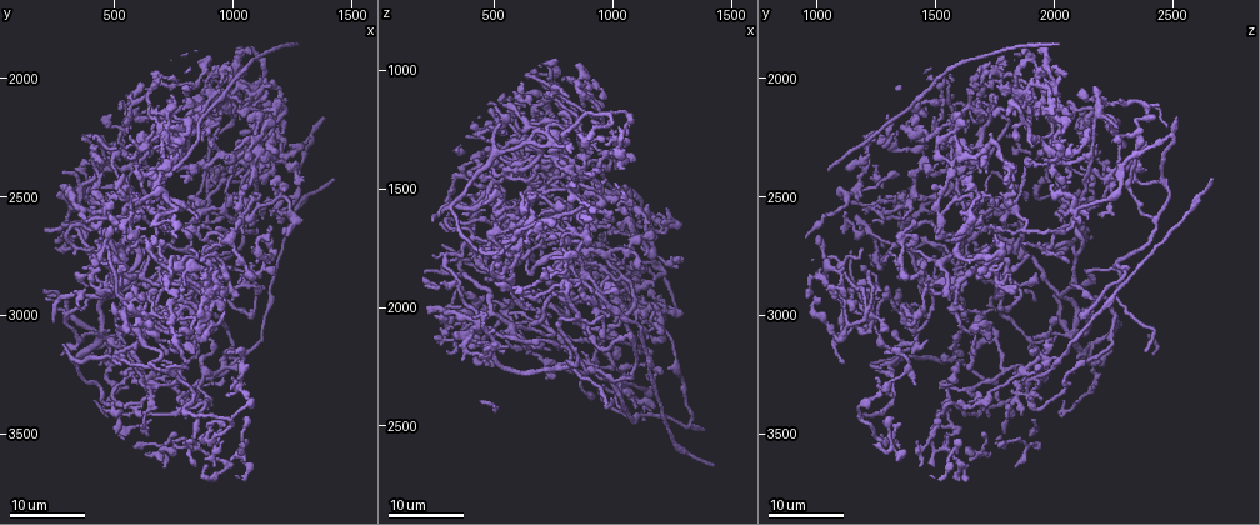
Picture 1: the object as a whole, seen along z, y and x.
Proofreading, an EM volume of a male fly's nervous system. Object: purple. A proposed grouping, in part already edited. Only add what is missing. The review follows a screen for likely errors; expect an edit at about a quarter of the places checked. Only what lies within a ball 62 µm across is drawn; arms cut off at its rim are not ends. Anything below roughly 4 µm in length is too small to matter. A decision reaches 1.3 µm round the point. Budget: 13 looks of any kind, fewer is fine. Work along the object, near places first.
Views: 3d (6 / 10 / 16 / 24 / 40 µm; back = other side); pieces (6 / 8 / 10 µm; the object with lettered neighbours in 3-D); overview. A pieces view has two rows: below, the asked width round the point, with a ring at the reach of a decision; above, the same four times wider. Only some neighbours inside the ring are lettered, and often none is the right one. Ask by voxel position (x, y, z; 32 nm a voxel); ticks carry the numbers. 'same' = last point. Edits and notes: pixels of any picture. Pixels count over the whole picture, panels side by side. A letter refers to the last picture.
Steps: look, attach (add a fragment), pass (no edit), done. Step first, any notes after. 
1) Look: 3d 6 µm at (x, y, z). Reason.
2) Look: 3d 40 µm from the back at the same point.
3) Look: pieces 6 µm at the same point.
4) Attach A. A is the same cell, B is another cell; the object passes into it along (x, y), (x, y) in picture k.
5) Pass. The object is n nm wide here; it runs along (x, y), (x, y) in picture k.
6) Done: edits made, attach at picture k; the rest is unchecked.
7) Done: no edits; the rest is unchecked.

Look: 3d 24 µm at (690, 2830, 2160). An open end.

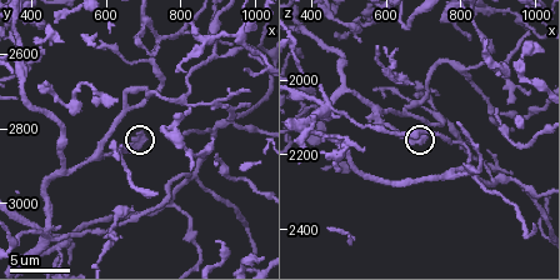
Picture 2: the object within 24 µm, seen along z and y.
Look: pieces 6 µm at (710, 2830, 2150).

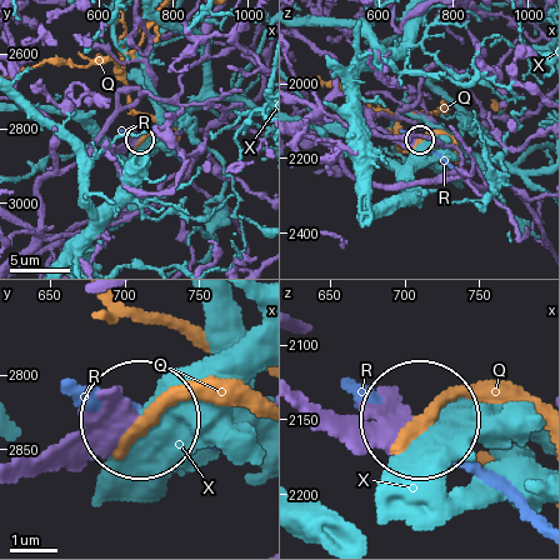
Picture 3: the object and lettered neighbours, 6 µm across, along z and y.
Pass. Q, R and X are other cells; it runs along (303, 395), (351, 419), (419, 419) in picture 3; no lettered fragment goes on from it.

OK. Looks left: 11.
Look: 3d 24 µm at (1060, 2530, 1750). Thin end.

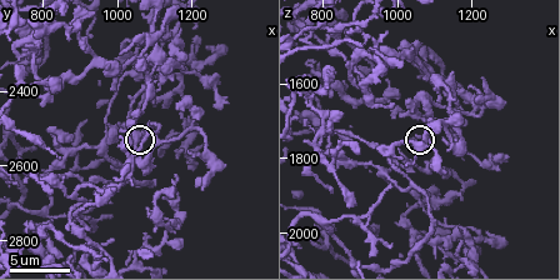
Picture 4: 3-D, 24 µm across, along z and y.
Look: pieces 10 µm at the same point.

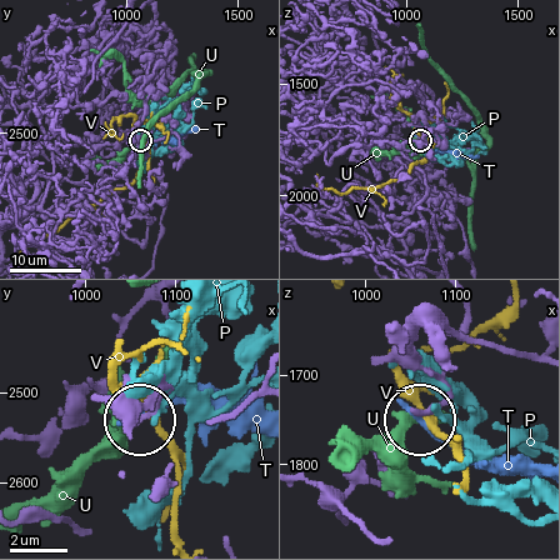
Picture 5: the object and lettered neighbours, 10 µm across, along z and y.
Pass. P, T, U and V are other cells; no lettered fragment goes on from it.

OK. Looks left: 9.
Look: 3d 6 µm at (840, 2370, 1480). Thick end.

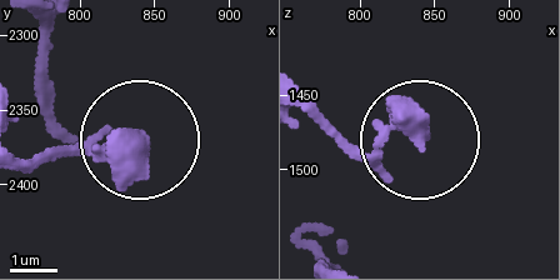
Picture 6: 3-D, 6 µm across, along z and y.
Look: pieces 10 µm at (842, 2372, 1474).

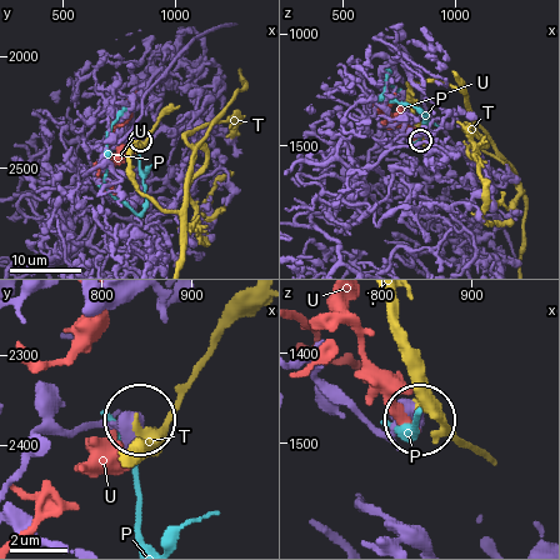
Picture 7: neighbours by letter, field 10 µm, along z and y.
Pass. P, T and U are other cells; none of them fits.

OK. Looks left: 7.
Look: 3d 16 µm at (1200, 2150, 1960). An open end.

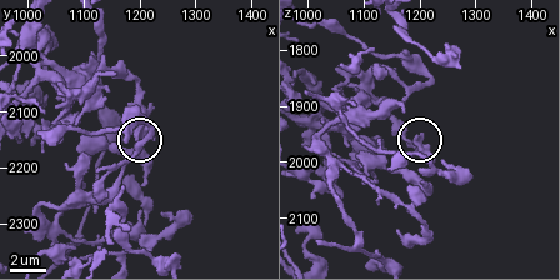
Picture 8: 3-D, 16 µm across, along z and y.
Look: pieces 8 µm at (1195, 2140, 1955).

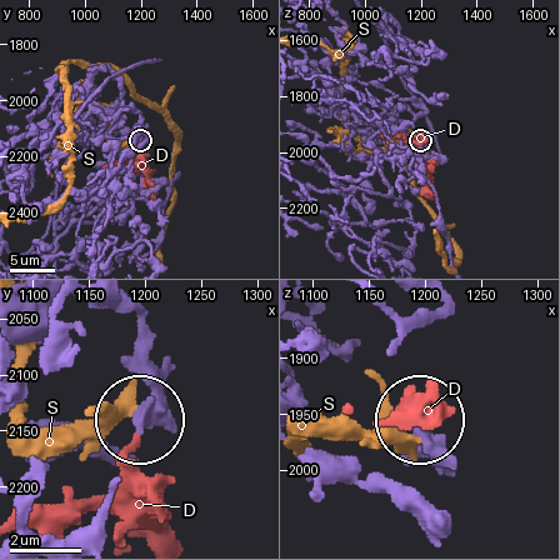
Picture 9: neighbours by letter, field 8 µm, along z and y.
Pass. The object is 360 nm wide here; D and S are other cells; none of them fits.

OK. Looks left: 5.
Look: pieces 6 µm at (940, 2770, 2060). Free end.

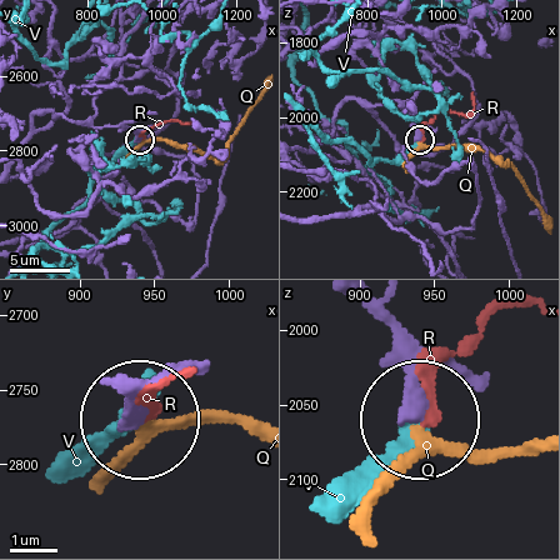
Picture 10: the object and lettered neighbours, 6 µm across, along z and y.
Pass. The object is 340 nm wide here; Q, R and V are other cells; it runs along (365, 303), (385, 326), (414, 419) in picture 10; no lettered fragment goes on from it.

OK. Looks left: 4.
Look: 3d 16 µm at (360, 2800, 1610). Free end.

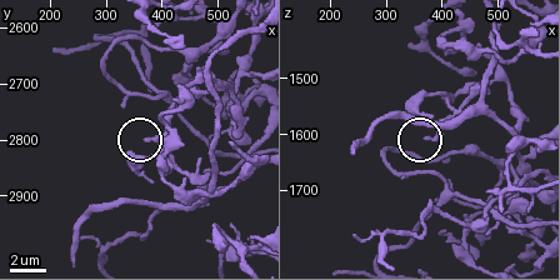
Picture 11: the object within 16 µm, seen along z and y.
Look: pieces 8 µm at (380, 2800, 1605).

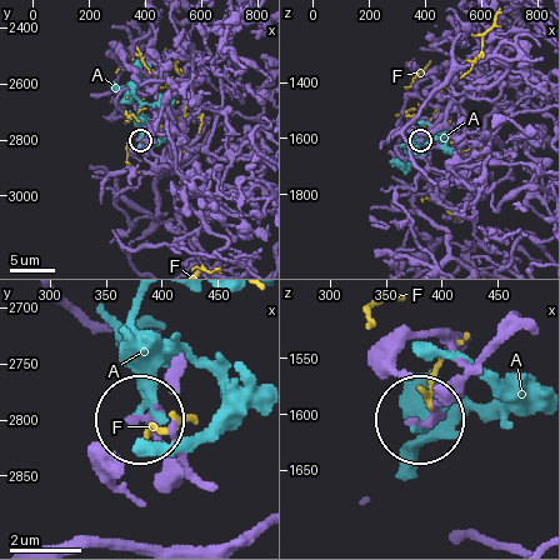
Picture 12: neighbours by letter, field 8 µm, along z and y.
Pass. The object is 240 nm wide here; A and F are other cells; it runs along (191, 118), (139, 139) in picture 12; no lettered fragment goes on from it.

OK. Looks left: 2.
Done: no edits; the rest is unchecked.

